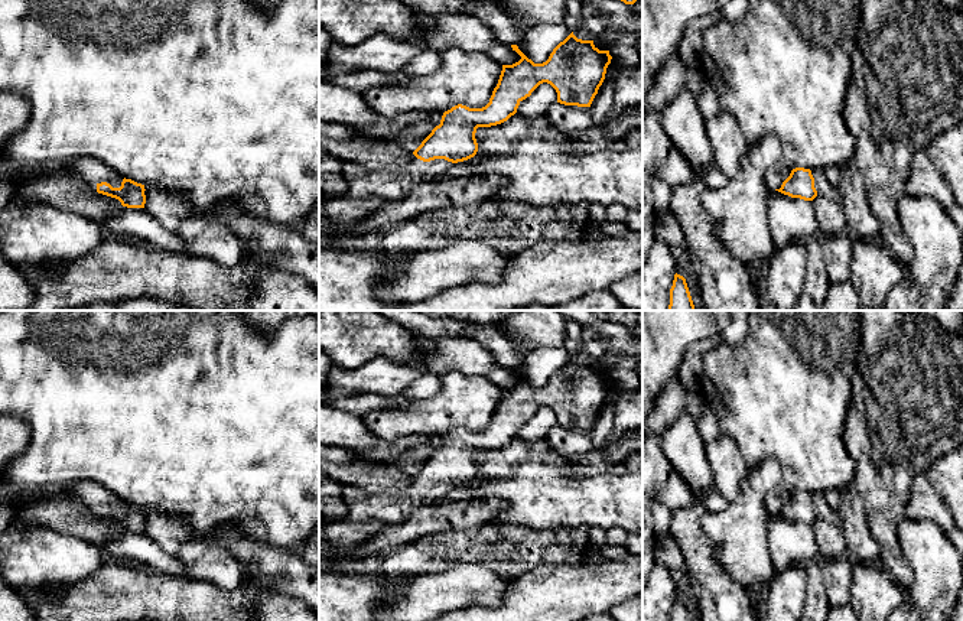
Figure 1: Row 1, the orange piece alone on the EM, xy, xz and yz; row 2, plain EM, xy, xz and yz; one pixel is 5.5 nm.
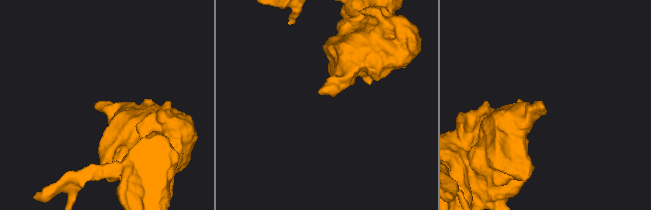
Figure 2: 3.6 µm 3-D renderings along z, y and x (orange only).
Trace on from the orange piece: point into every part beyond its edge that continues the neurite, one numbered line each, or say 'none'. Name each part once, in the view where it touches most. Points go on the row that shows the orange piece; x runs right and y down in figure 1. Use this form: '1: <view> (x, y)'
1: xy (90, 171)

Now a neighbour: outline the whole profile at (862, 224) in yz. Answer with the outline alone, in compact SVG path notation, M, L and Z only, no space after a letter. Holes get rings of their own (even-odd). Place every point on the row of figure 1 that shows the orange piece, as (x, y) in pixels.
M852 162L840 168L837 191L846 217L847 233L858 240L879 240L881 224L869 204L868 186L863 175Z

